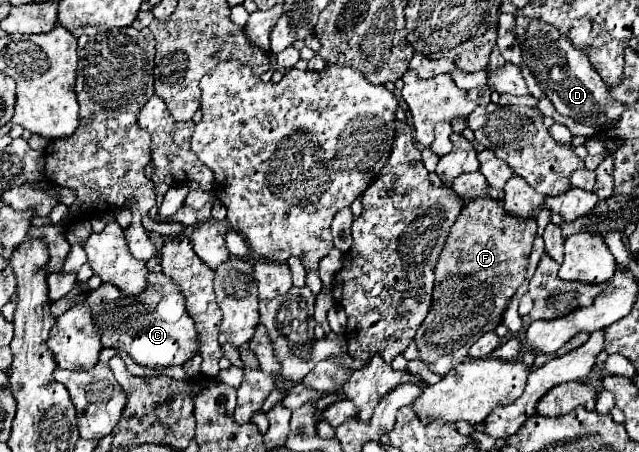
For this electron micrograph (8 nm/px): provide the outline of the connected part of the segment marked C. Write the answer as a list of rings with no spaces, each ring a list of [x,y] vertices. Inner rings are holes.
[[[149,272],[149,288],[137,296],[127,296],[119,288],[103,284],[87,296],[85,304],[93,308],[93,318],[97,328],[101,328],[103,344],[127,352],[137,364],[177,366],[199,352],[195,322],[187,314],[183,296],[169,276]]]

